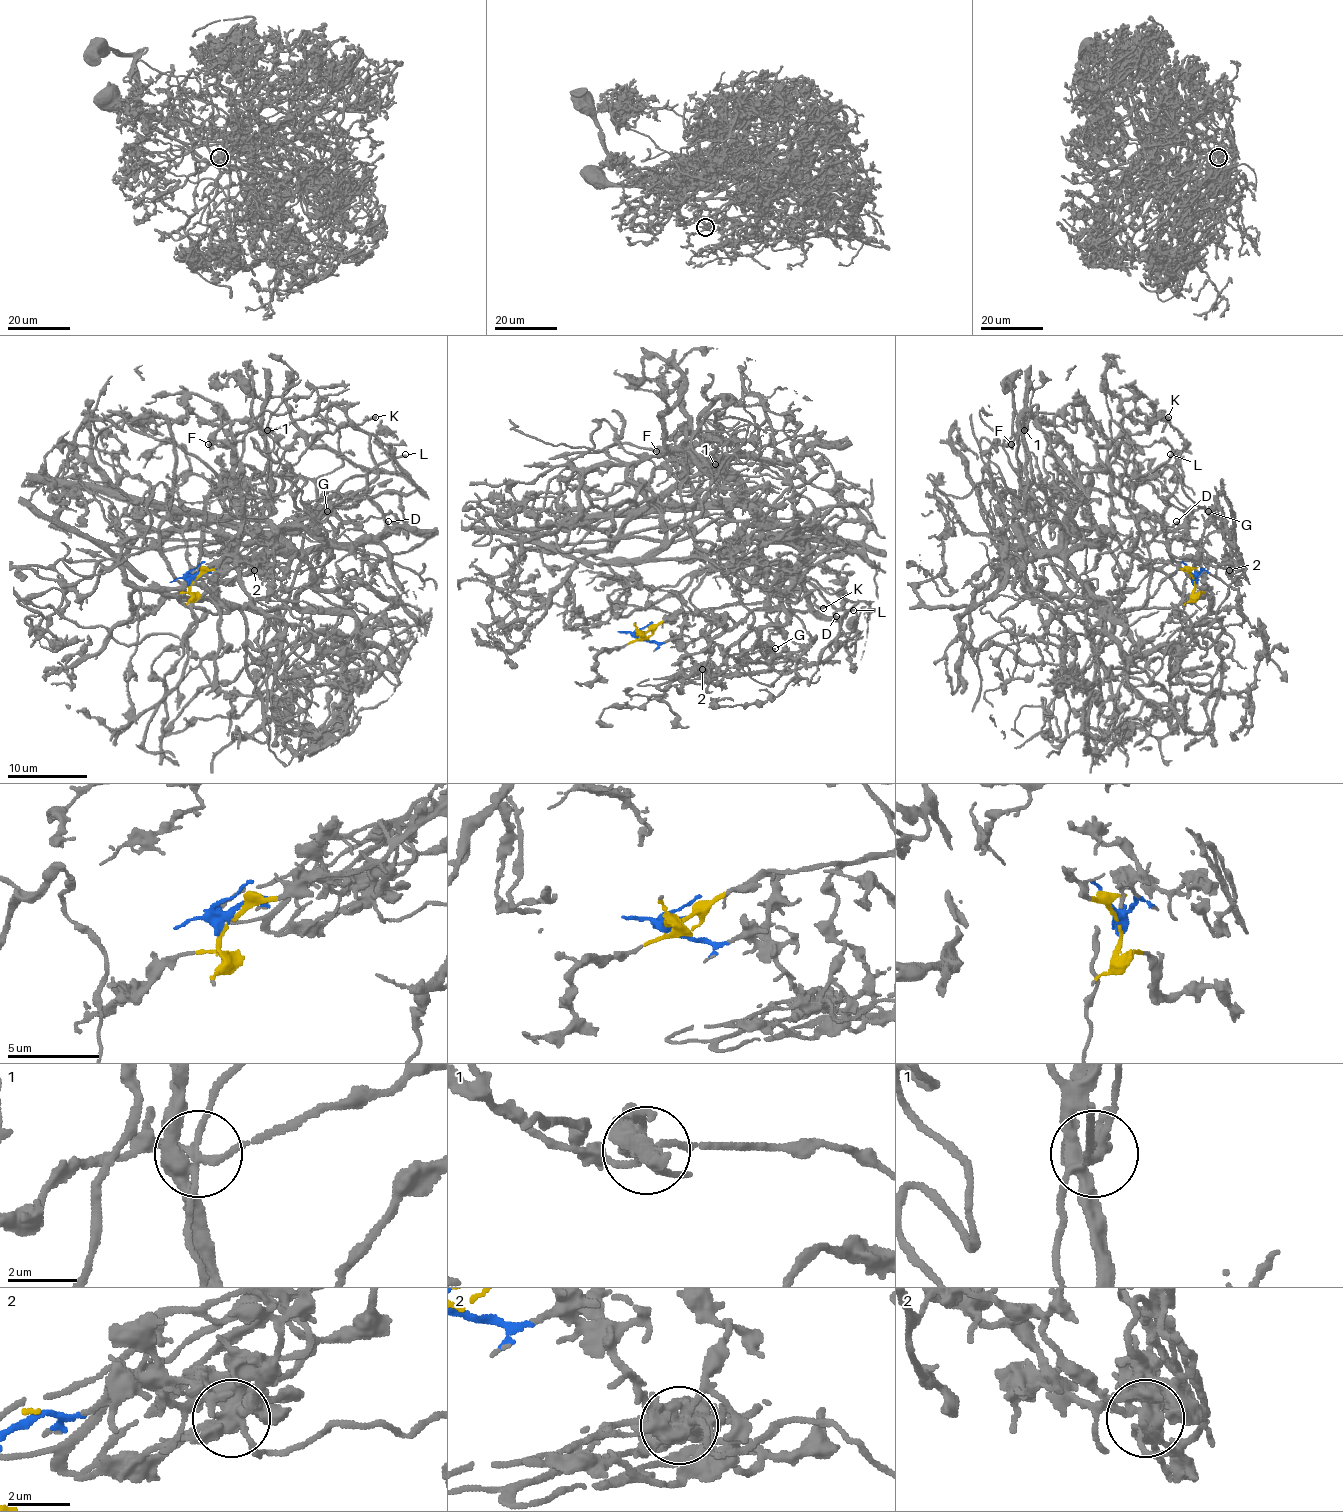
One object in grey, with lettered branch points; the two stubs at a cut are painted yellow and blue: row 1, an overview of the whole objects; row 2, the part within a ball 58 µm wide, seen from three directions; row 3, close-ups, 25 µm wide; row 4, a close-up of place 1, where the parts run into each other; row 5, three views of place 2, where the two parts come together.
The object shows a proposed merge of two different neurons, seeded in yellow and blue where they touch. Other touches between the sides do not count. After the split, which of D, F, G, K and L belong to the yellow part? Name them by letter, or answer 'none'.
D, F, K

